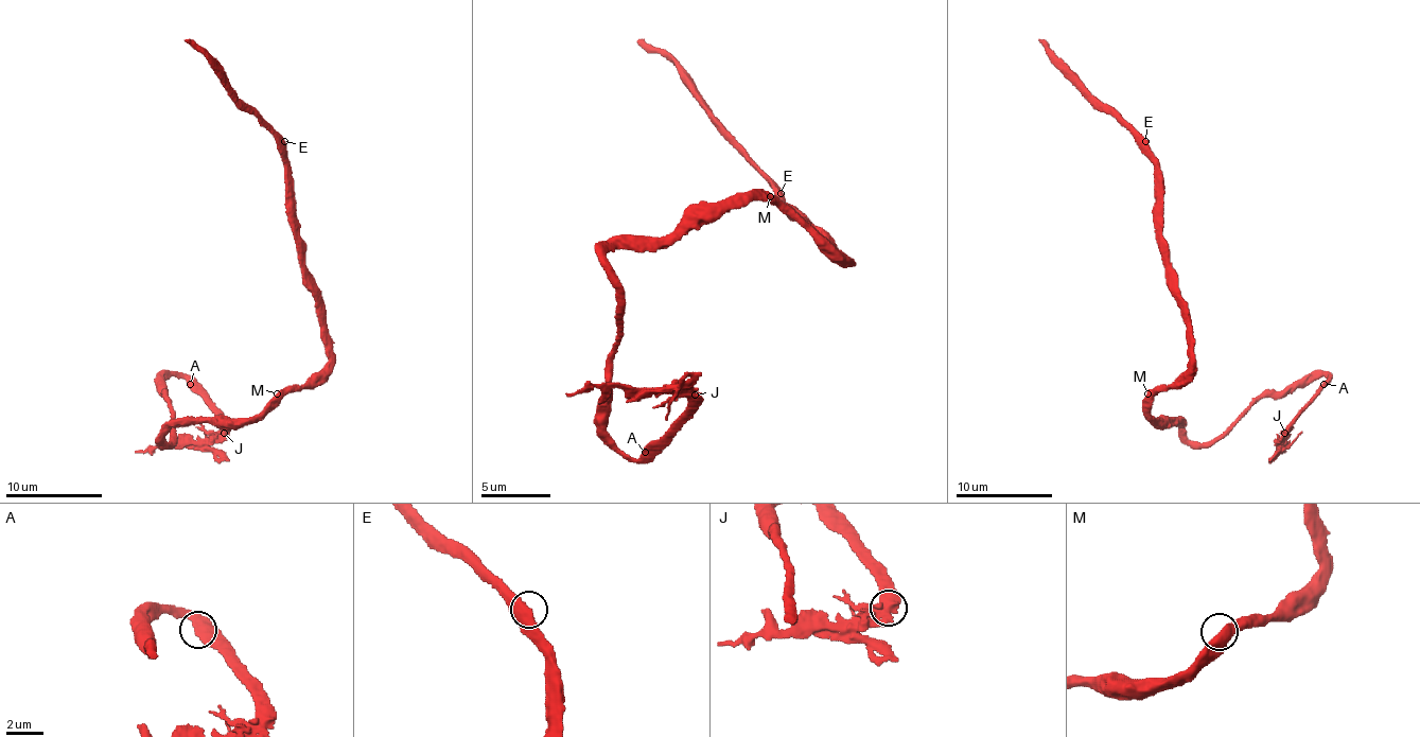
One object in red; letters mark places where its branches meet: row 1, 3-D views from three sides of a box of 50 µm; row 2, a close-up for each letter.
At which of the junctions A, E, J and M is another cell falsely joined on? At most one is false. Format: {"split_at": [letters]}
{"split_at": ["J"]}

